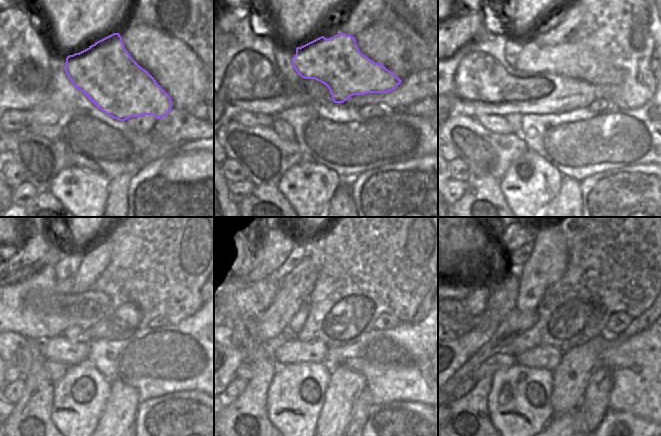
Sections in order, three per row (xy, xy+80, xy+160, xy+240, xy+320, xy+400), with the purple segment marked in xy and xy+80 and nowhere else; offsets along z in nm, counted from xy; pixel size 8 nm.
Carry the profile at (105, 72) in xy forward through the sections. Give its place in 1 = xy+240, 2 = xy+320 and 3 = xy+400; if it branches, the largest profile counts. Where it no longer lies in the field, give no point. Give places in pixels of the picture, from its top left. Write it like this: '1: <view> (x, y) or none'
1: xy+240 (62, 286)
2: xy+320 (267, 288)
3: xy+400 (476, 302)

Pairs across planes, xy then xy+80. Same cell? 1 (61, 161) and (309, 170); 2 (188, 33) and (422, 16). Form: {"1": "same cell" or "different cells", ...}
{"1": "different cells", "2": "same cell"}

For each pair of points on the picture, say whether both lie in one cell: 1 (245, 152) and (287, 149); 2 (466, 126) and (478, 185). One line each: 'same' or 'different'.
1: same
2: different

